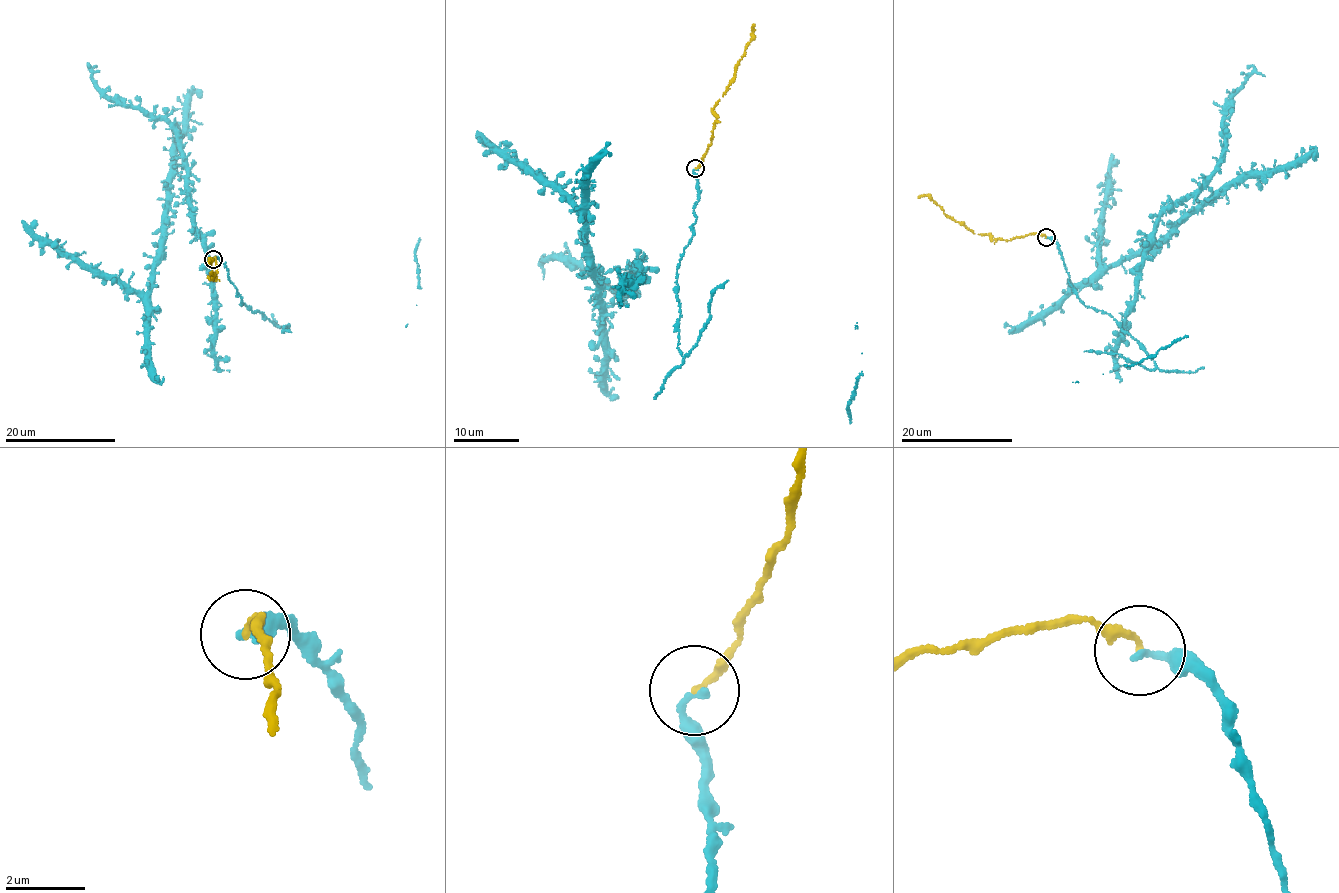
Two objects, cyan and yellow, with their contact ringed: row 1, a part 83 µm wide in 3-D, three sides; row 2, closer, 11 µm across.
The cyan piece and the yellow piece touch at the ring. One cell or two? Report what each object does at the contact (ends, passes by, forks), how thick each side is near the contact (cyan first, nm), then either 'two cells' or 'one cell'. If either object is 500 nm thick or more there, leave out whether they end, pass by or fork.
cyan ends; yellow ends; calibres 190 and 160 nm; one cell

